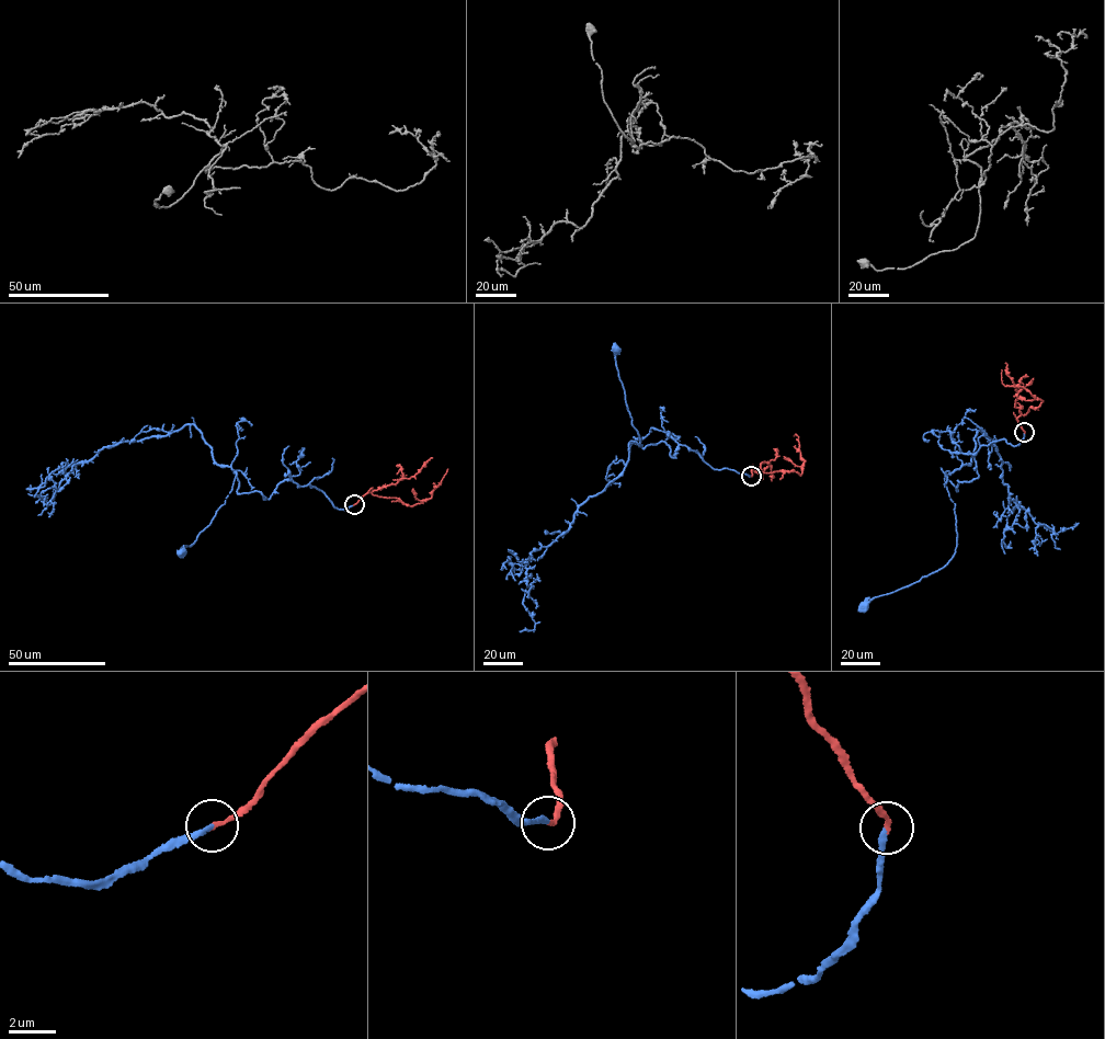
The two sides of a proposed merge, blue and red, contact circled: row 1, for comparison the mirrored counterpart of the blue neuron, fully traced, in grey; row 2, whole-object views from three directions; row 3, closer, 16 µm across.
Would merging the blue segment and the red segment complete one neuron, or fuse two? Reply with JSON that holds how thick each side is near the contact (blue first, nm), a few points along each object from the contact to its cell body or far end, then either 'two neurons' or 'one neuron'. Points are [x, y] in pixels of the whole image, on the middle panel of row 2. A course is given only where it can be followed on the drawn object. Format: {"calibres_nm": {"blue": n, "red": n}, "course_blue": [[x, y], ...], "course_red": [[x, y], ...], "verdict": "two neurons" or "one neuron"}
{"calibres_nm": {"blue": 200, "red": 190}, "course_blue": [[751, 476], [713, 468], [685, 446], [675, 458], [661, 441], [644, 448], [630, 442], [642, 444], [614, 349]], "course_red": [[751, 476], [753, 468], [758, 472], [786, 470], [800, 475], [805, 460], [798, 448], [798, 436], [794, 435]], "verdict": "one neuron"}

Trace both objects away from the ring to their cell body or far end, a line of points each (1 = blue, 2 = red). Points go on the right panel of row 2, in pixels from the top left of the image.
1: (1024, 432), (967, 454), (979, 476), (957, 491), (945, 478), (952, 558), (863, 606)
2: (1024, 432), (1017, 418), (1031, 407), (1039, 406), (1043, 400), (1035, 399), (1023, 387), (1005, 386), (1002, 369)

